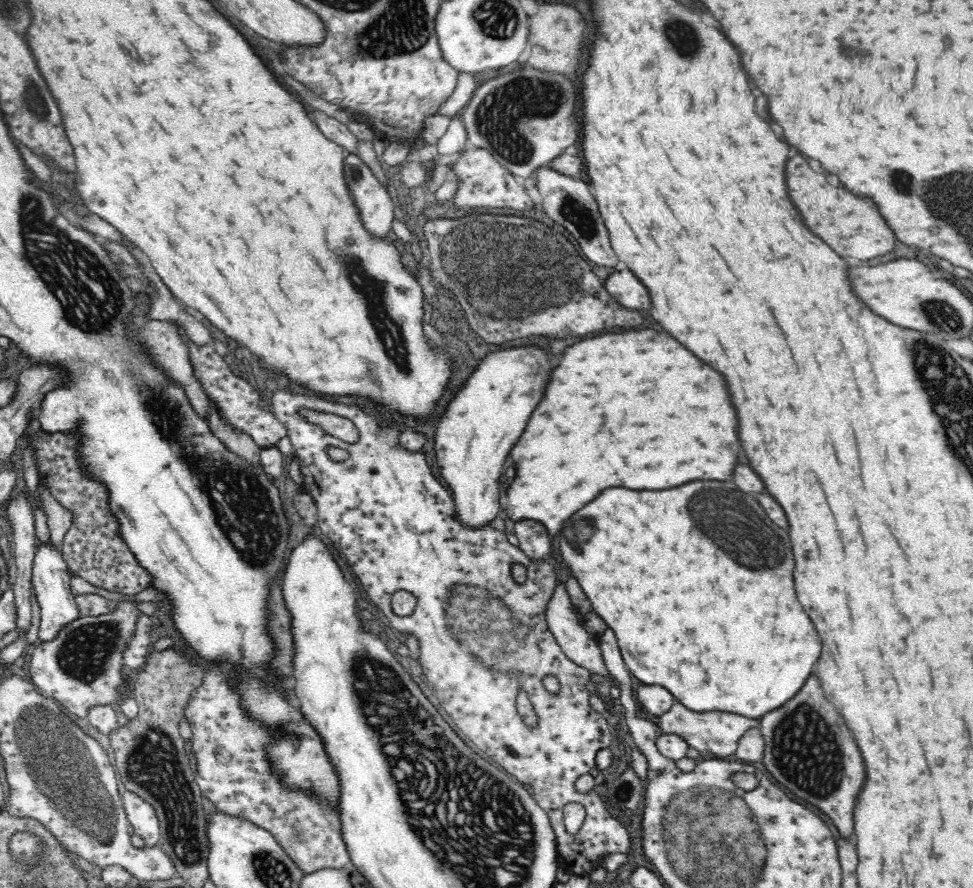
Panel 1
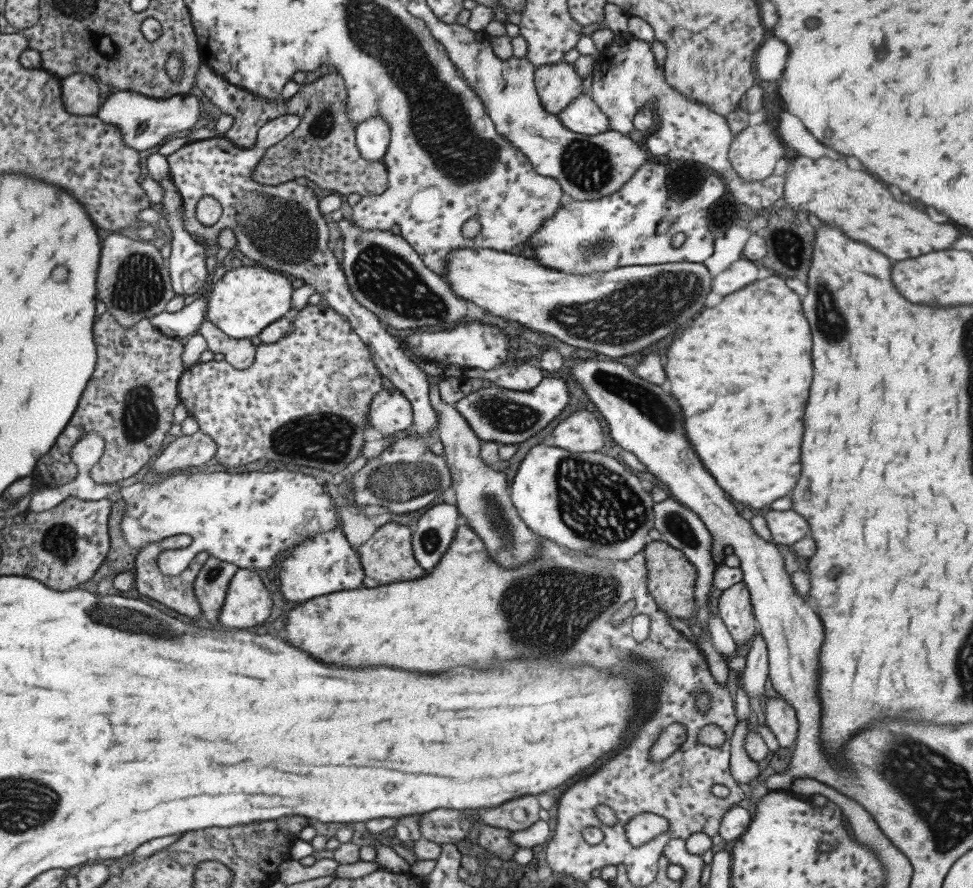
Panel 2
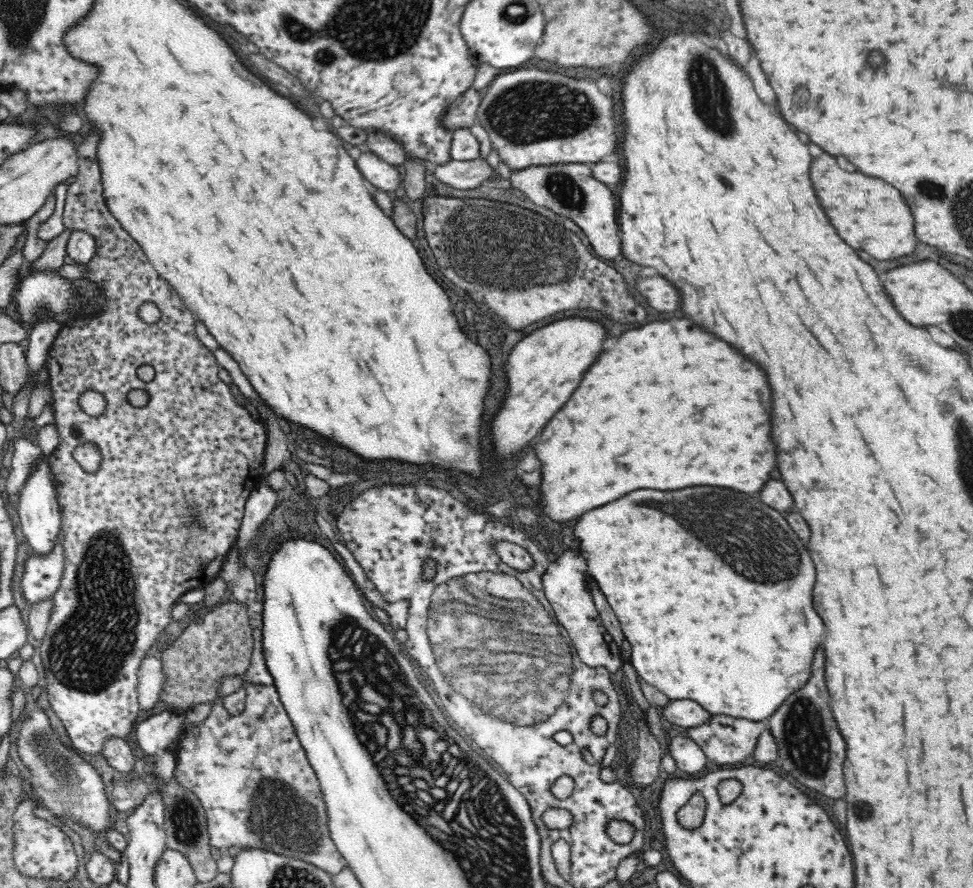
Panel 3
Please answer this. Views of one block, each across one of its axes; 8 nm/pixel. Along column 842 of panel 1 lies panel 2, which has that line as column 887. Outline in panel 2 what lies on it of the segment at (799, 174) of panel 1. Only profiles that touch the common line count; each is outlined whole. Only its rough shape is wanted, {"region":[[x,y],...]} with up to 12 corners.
{"region":[[790,158],[783,200],[893,260],[957,228],[843,160]]}

